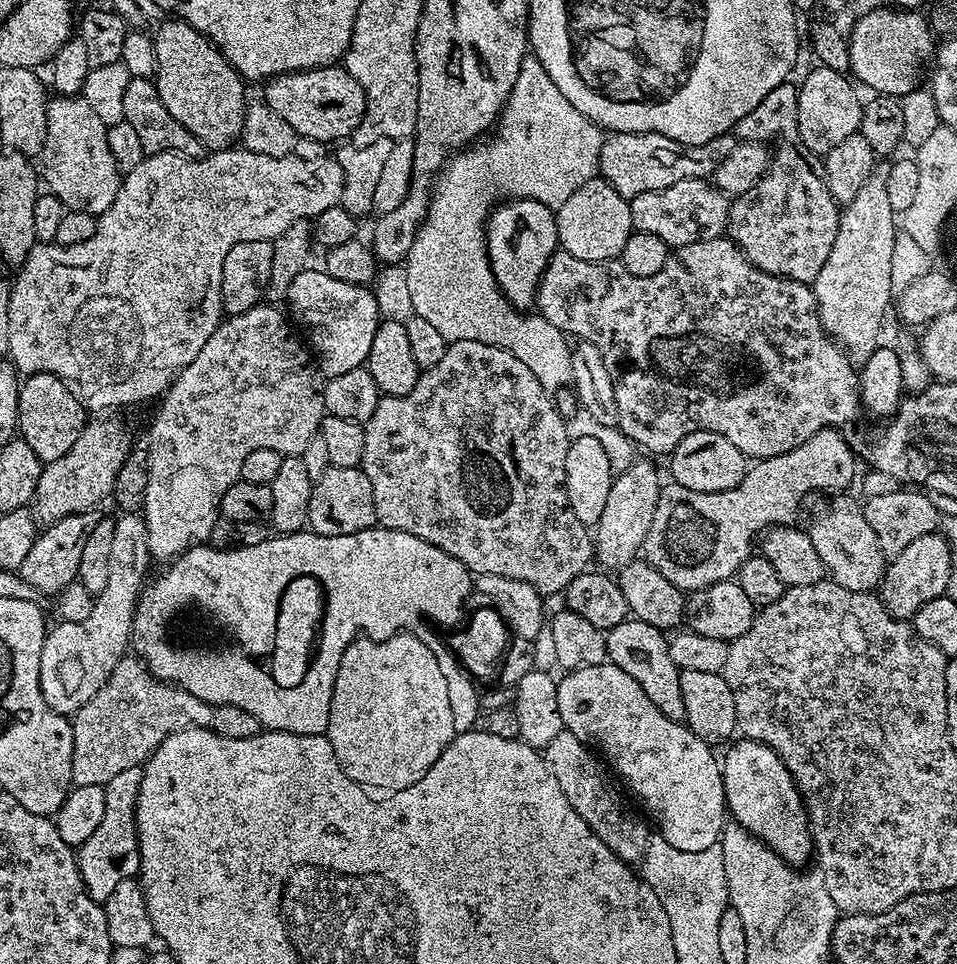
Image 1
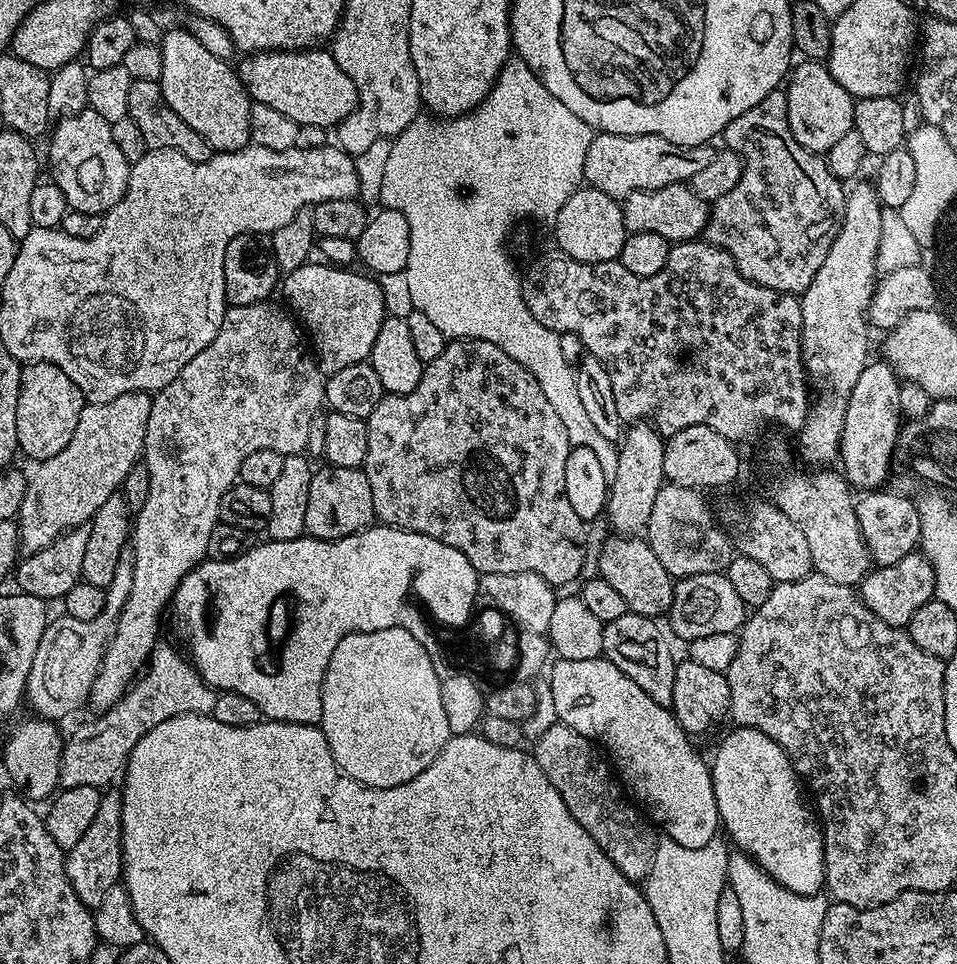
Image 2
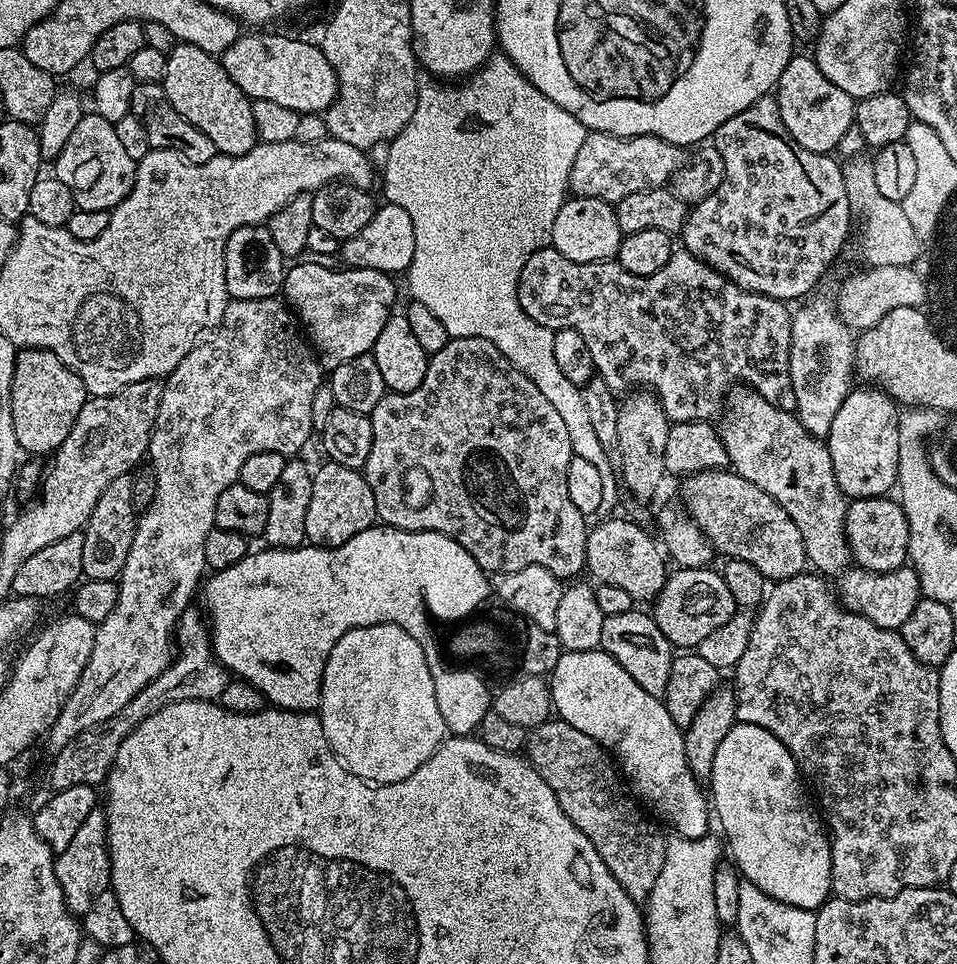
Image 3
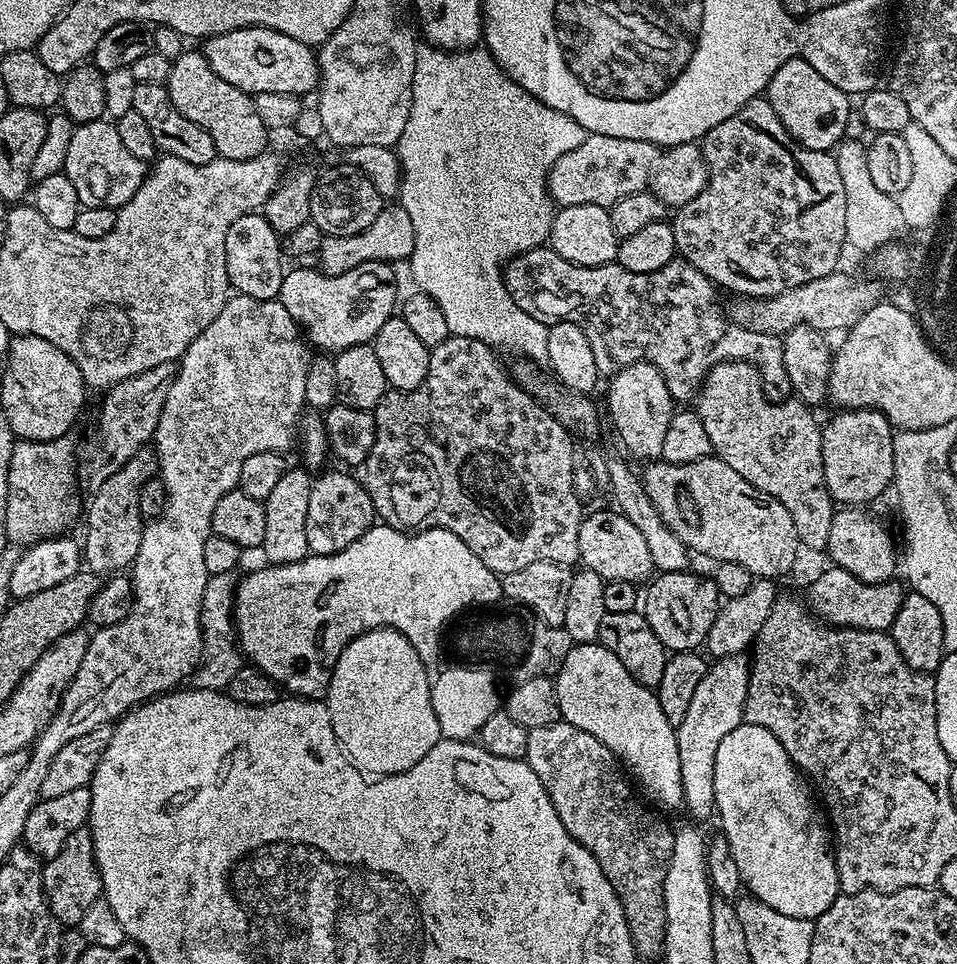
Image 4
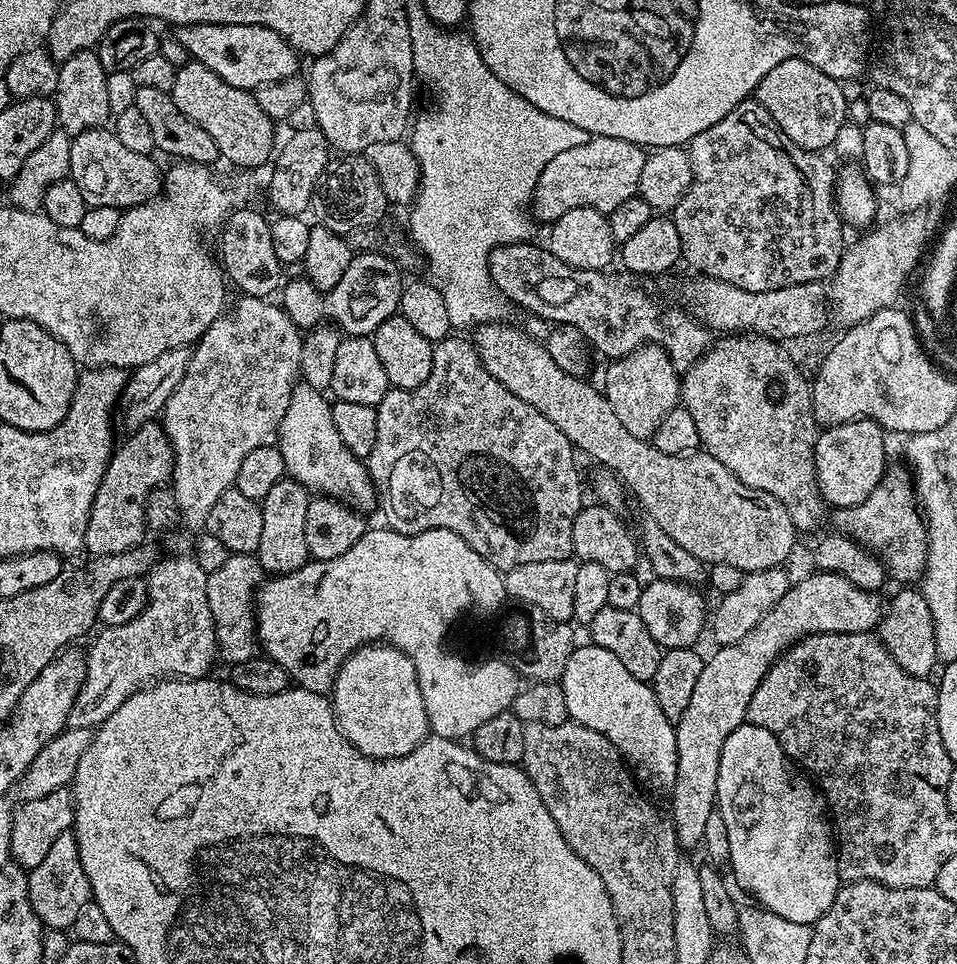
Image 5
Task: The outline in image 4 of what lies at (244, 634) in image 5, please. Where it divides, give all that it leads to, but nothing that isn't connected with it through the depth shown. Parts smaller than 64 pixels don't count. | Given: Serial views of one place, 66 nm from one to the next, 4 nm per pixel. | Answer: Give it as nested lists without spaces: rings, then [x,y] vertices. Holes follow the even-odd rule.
[[[231,572],[209,576],[206,590],[202,590],[202,606],[200,607],[200,630],[204,643],[203,656],[190,680],[197,688],[227,689],[228,683],[242,665],[242,653],[236,638],[236,625],[232,614],[232,606],[236,599],[237,577]]]

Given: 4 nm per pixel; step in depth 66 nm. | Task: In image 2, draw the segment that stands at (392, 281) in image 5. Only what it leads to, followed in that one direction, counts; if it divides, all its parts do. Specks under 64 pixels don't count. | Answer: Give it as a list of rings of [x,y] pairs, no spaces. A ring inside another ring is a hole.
[[[309,262],[287,273],[282,280],[282,292],[284,288],[287,307],[302,325],[310,344],[312,339],[311,347],[318,357],[320,371],[329,377],[338,370],[346,370],[346,366],[365,363],[371,357],[374,338],[378,338],[386,309],[379,279],[363,271],[348,272],[352,270],[327,262],[319,263]]]

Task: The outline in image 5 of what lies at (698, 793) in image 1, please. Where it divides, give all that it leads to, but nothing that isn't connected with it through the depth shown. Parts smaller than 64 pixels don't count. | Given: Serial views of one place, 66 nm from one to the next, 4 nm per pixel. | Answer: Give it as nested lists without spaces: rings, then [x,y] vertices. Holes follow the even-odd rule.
[[[591,642],[573,648],[558,682],[565,692],[571,723],[581,724],[606,738],[624,758],[641,785],[671,790],[678,774],[678,750],[673,721],[662,714],[651,683],[634,678],[610,650]]]

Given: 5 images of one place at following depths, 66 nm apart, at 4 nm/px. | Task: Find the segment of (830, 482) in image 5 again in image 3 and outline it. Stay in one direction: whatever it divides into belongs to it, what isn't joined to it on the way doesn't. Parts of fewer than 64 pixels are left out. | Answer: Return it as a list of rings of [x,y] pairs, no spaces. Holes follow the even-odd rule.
[[[856,386],[848,393],[846,399],[842,402],[838,414],[834,414],[834,422],[830,422],[830,430],[826,437],[826,443],[830,450],[830,462],[834,462],[834,478],[838,478],[838,486],[844,491],[845,497],[852,500],[861,500],[862,498],[874,498],[875,496],[888,496],[889,493],[897,487],[896,475],[898,474],[898,434],[902,423],[902,416],[899,416],[898,405],[891,396],[886,395],[876,386]]]

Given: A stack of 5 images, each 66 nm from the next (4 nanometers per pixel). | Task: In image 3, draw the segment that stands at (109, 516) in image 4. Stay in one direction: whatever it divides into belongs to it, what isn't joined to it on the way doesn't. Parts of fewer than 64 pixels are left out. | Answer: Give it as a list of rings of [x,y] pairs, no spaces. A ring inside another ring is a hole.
[[[132,476],[114,479],[98,498],[88,523],[82,529],[82,570],[87,579],[116,580],[119,577],[126,562],[126,554],[130,554],[137,519],[138,513],[132,501]]]

